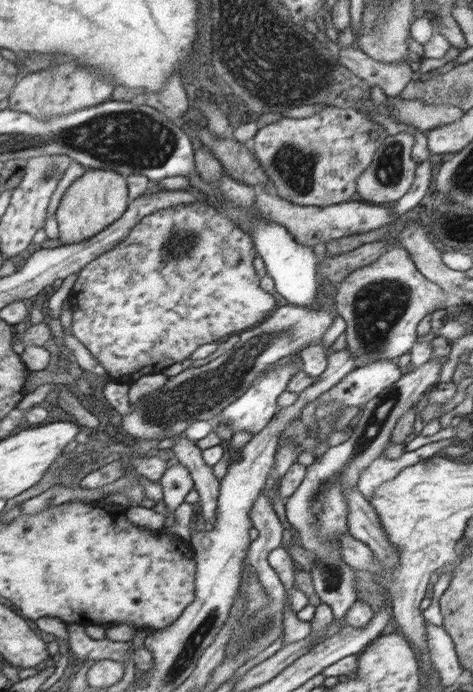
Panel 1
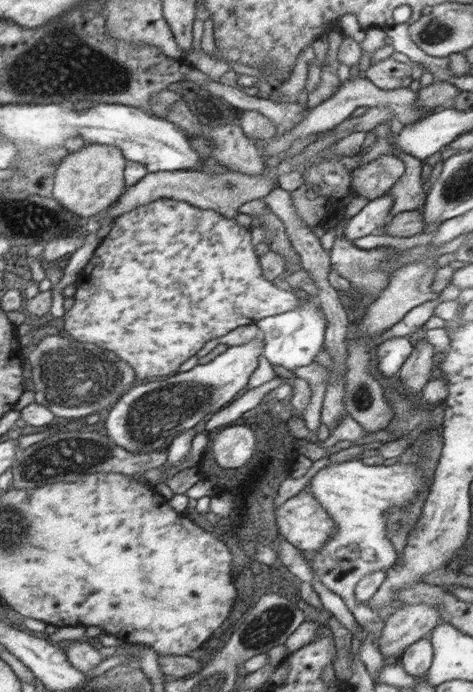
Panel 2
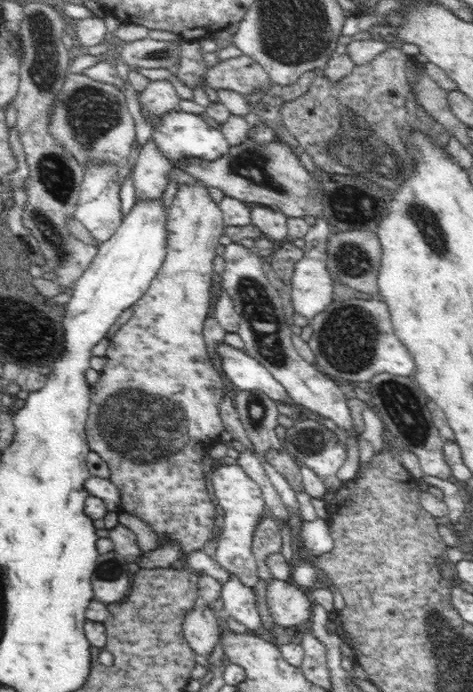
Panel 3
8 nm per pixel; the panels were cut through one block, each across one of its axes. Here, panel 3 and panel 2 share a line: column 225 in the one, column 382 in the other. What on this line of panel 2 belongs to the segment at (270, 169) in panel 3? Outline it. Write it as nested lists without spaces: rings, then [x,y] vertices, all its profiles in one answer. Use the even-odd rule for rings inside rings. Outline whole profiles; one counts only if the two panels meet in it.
[[[382,154],[376,160],[366,162],[362,168],[354,169],[351,173],[351,190],[369,200],[377,199],[387,194],[405,170],[406,164],[400,156]]]

